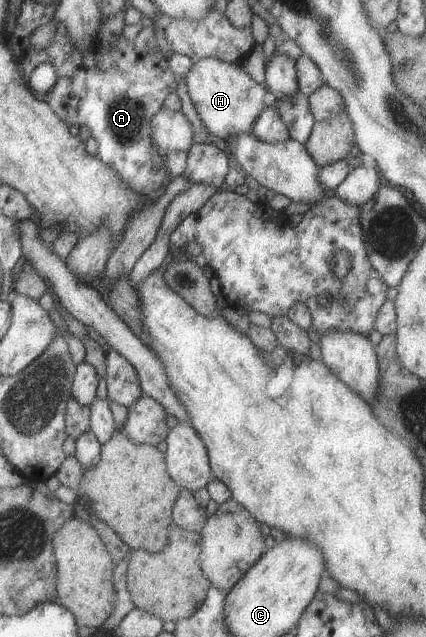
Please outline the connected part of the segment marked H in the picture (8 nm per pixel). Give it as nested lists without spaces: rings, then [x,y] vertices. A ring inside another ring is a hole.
[[[204,57],[191,63],[187,73],[183,75],[187,95],[209,134],[226,142],[237,133],[251,133],[256,116],[265,107],[263,96],[266,89],[263,84],[256,84],[243,66],[237,63],[222,62],[214,57]]]

